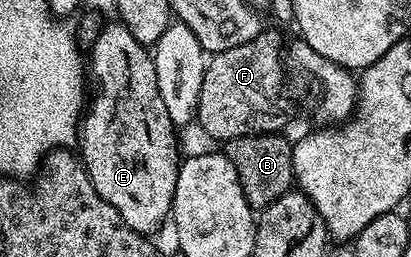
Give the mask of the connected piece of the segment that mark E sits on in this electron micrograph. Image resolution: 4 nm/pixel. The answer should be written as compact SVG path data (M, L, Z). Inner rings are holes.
M112 20L112 22L107 21L103 25L99 39L88 50L88 58L88 74L92 79L93 85L94 82L98 85L98 91L95 94L93 91L80 123L80 147L82 146L82 150L80 149L80 161L85 166L92 184L96 188L96 192L100 196L104 196L104 200L108 200L108 204L112 204L112 208L116 208L116 212L120 212L124 224L128 224L128 228L132 228L138 234L154 236L154 233L161 228L162 221L165 218L167 221L171 217L174 208L174 193L176 192L176 176L178 175L178 167L180 165L180 153L178 154L178 138L174 135L177 134L176 127L174 127L172 120L168 116L168 108L164 108L164 99L160 97L160 88L156 88L156 68L154 67L153 53L147 47L138 43L136 36L132 36L132 32L128 32L128 28L122 21Z

